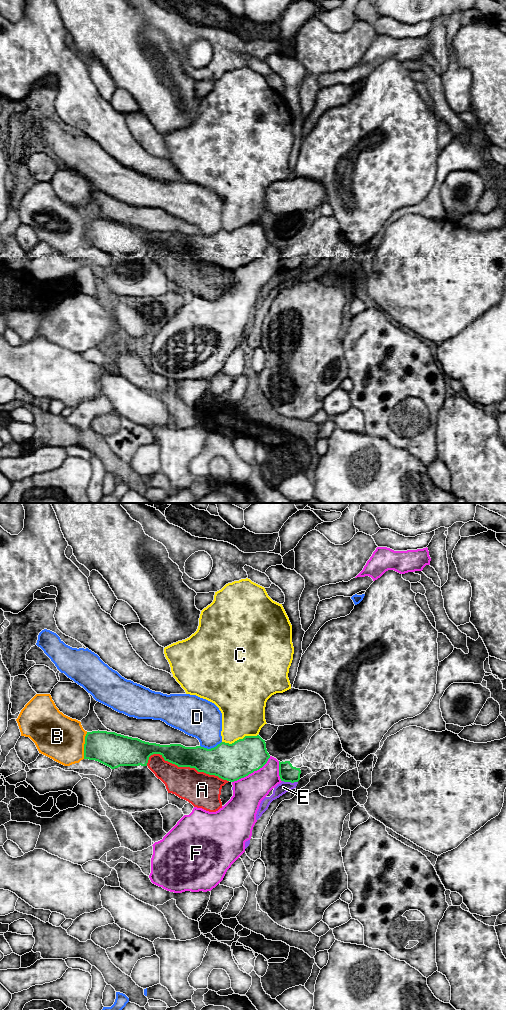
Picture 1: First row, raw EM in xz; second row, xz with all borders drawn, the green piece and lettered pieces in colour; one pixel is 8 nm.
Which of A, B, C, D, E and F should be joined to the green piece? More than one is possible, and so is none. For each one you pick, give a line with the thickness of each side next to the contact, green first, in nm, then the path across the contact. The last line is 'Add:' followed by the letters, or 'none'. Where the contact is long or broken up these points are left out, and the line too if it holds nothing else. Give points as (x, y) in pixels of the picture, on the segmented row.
Add: none

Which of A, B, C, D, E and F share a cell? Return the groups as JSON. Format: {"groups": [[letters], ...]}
{"groups": [["A", "E"], ["B"], ["C"], ["D"], ["F"]]}

